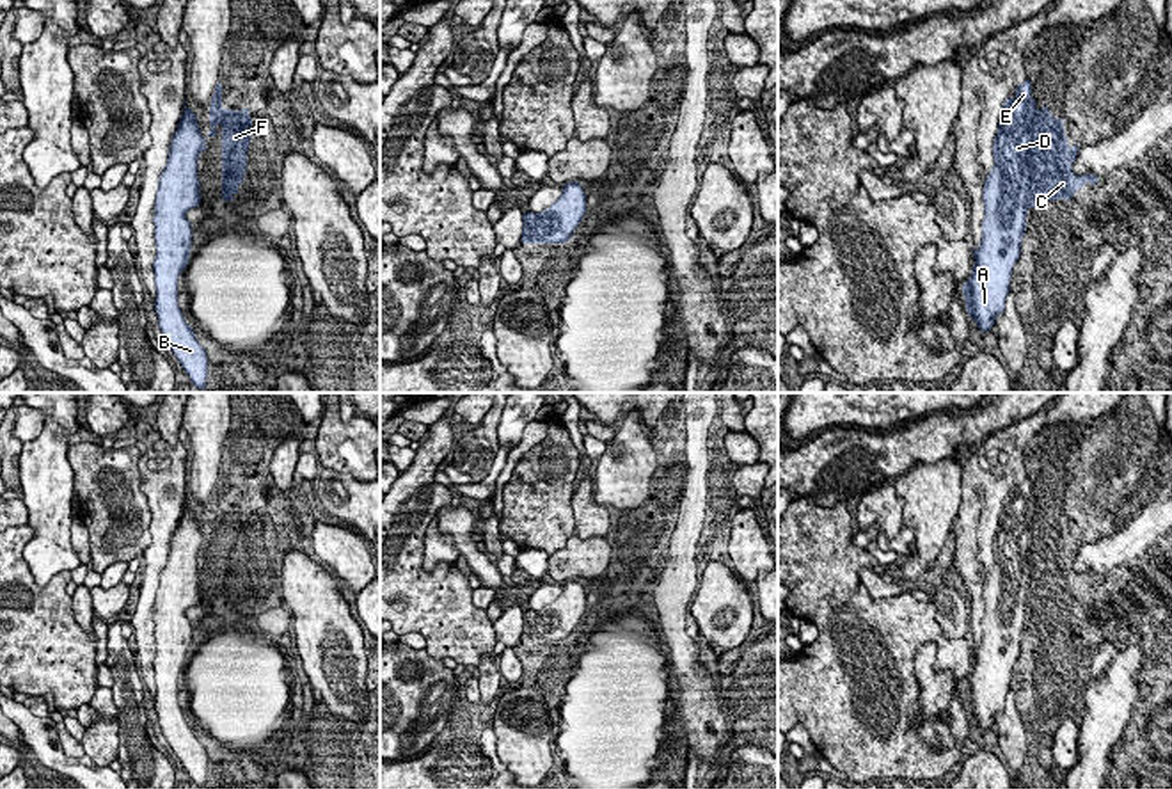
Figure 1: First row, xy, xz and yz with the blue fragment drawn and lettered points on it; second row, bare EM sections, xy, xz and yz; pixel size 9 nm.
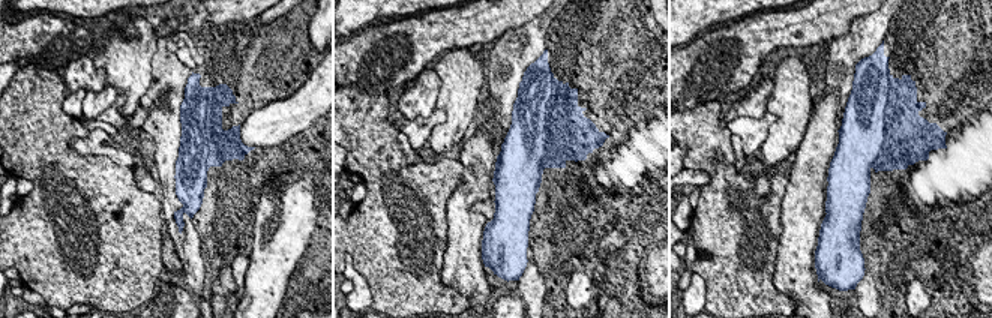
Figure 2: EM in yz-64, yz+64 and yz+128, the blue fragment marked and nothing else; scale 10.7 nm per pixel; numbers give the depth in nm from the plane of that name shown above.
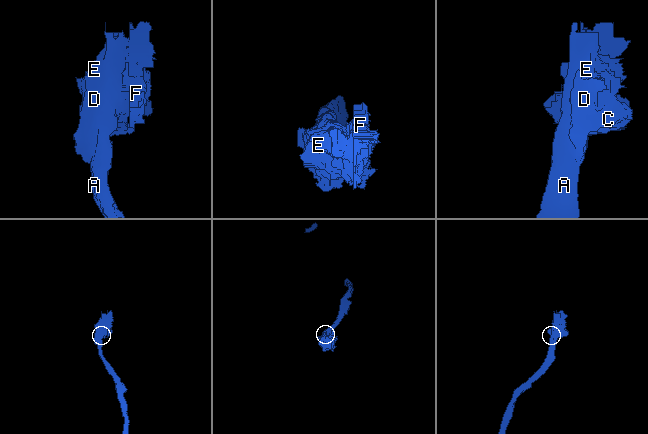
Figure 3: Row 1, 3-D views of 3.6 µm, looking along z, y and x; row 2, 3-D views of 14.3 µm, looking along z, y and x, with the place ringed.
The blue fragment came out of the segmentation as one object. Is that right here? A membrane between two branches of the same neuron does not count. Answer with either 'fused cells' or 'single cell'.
single cell

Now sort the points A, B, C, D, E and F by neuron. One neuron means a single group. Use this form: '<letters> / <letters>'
A B C D E F

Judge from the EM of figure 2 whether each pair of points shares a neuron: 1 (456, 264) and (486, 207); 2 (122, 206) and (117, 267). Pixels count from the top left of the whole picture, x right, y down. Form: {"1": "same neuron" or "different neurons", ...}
{"1": "different neurons", "2": "same neuron"}

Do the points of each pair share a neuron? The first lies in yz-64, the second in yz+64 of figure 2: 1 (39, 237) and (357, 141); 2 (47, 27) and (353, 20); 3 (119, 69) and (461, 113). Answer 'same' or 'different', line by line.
1: same
2: different
3: same

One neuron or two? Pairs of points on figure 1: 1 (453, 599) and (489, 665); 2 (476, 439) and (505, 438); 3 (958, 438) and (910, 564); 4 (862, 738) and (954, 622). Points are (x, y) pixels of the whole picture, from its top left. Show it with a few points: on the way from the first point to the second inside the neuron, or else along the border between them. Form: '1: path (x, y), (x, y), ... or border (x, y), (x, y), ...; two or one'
1: border (496, 660), (483, 654), (476, 667); two
2: border (503, 411), (498, 422), (498, 445); two
3: border (959, 455), (915, 462), (910, 468); two
4: border (933, 605), (942, 633), (949, 638), (963, 638); two

